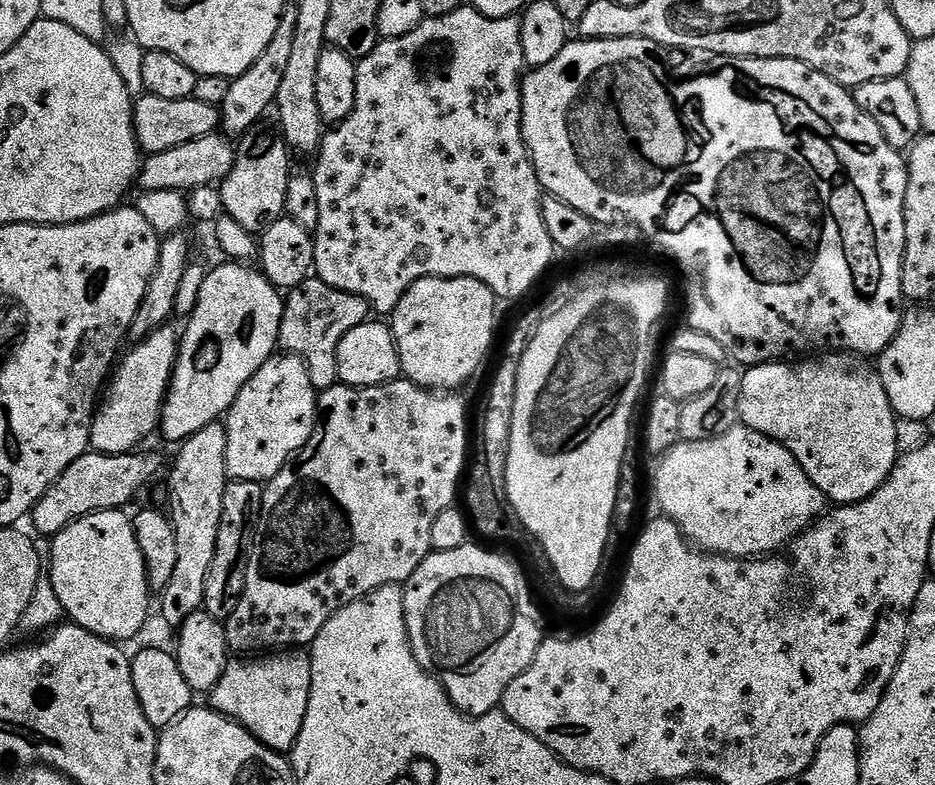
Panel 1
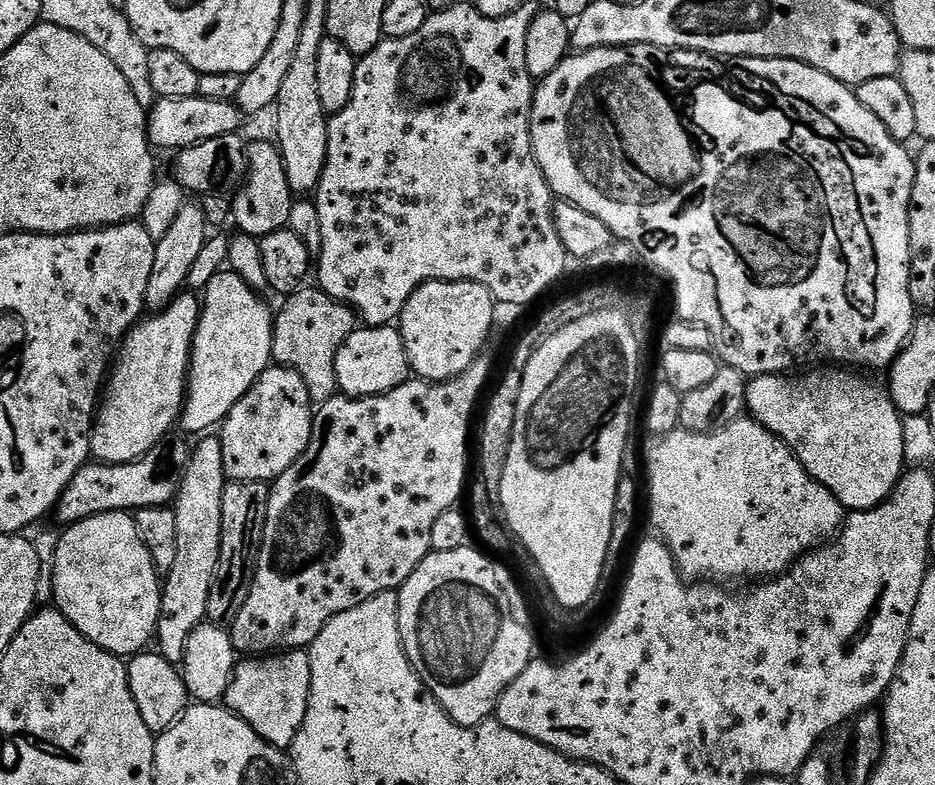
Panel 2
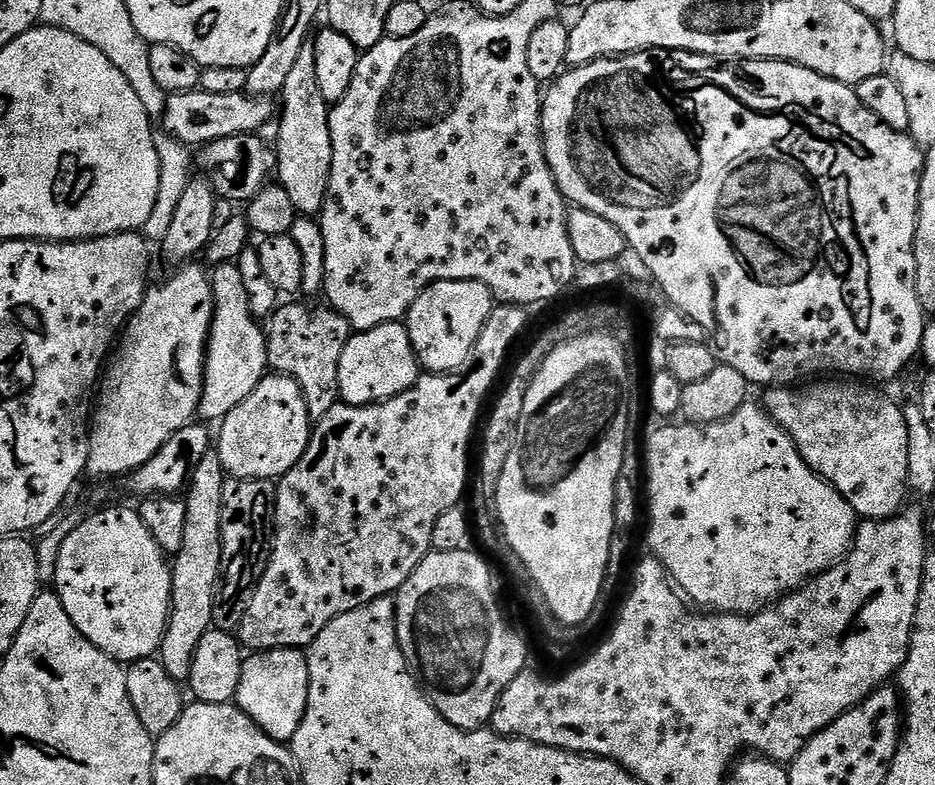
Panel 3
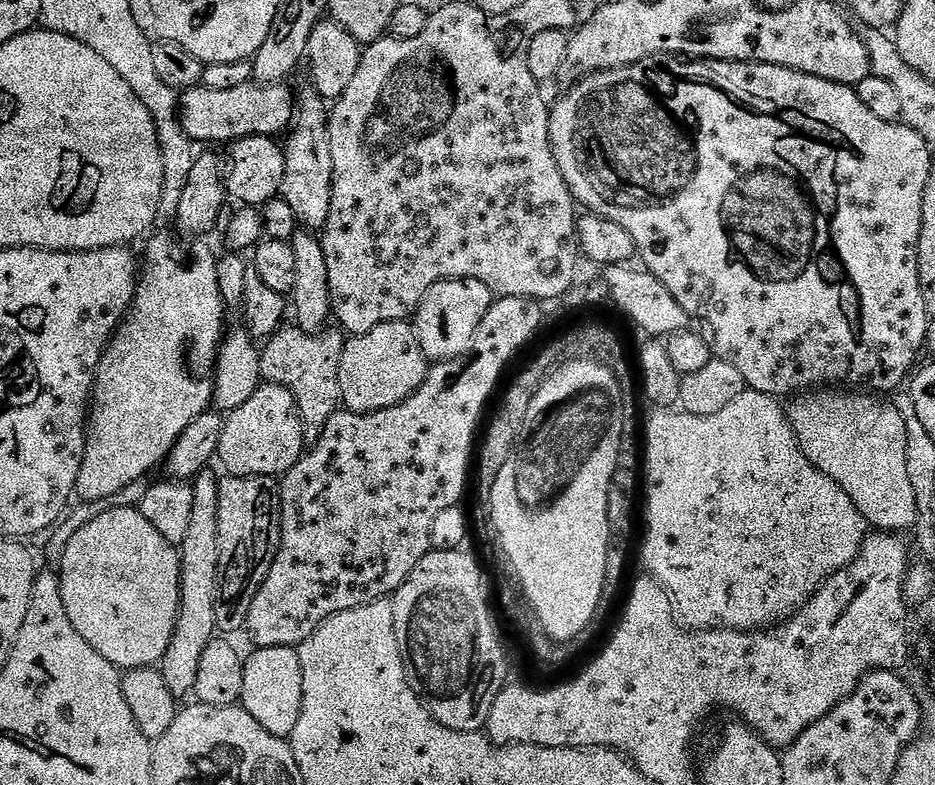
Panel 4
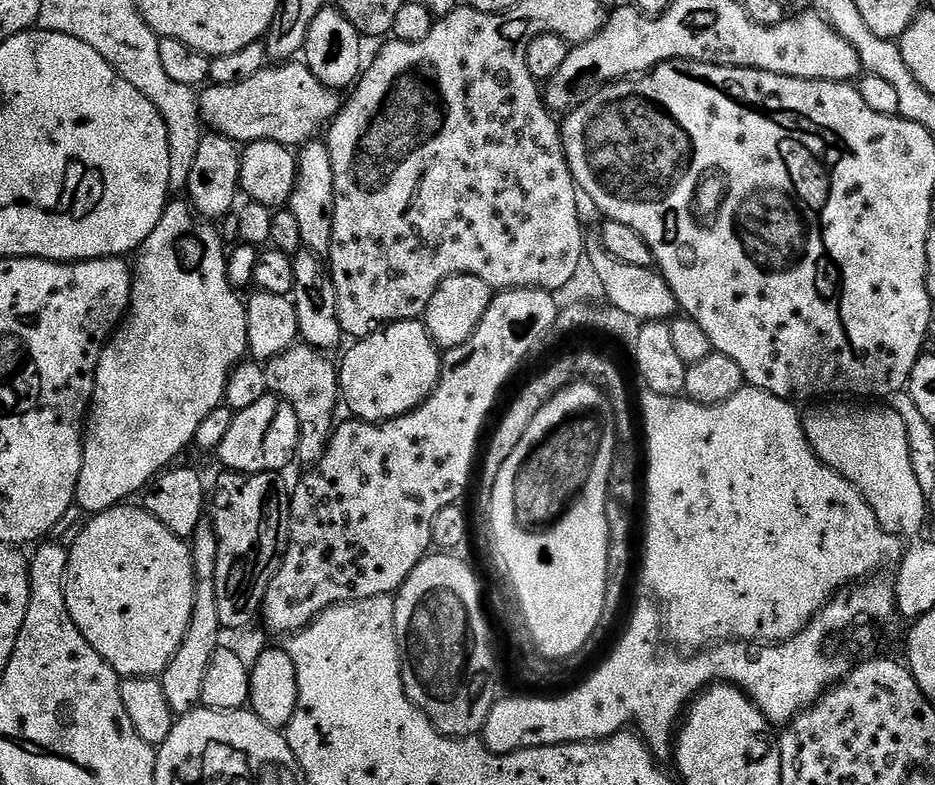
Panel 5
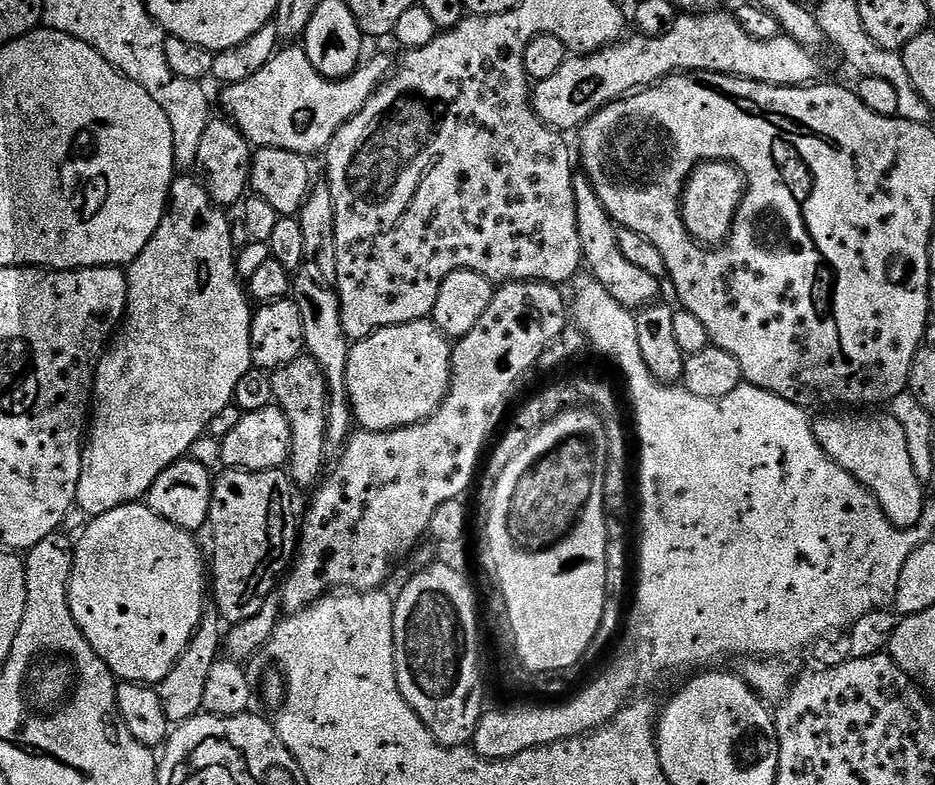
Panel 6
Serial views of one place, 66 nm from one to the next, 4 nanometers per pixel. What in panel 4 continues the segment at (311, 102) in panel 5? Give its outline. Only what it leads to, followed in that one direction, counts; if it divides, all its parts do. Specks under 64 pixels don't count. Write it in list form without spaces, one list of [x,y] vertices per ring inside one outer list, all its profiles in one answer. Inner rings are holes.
[[[253,82],[234,90],[210,90],[206,87],[187,88],[180,96],[182,130],[200,146],[216,146],[247,136],[279,137],[292,126],[294,92],[287,83],[261,84]]]

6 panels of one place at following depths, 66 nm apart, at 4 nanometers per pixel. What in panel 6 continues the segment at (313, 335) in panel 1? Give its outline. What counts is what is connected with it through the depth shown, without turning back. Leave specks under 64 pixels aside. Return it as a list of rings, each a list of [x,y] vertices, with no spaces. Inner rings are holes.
[[[307,354],[286,366],[275,369],[271,373],[271,377],[273,401],[286,414],[292,431],[292,445],[286,465],[290,479],[297,489],[315,489],[325,475],[324,463],[329,459],[326,454],[328,383],[318,362],[314,362]]]

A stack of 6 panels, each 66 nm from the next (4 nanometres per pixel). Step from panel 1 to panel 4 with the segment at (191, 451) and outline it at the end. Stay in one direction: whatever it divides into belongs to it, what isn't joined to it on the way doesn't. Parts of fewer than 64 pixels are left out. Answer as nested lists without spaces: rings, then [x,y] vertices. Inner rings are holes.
[[[205,470],[196,477],[192,484],[194,490],[194,511],[190,517],[190,527],[186,534],[186,542],[178,545],[180,554],[180,613],[174,628],[174,638],[170,638],[170,646],[159,662],[162,678],[166,678],[166,686],[170,694],[177,698],[191,697],[196,691],[198,682],[198,665],[202,662],[202,654],[212,640],[217,639],[216,627],[216,595],[218,594],[218,566],[220,565],[220,539],[218,538],[218,490],[220,480],[211,476],[211,471]]]

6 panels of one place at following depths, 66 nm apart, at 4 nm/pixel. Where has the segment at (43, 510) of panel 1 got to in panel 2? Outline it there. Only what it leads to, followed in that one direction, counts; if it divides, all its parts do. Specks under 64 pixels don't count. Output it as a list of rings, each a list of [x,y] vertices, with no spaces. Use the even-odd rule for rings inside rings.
[[[183,435],[175,436],[161,440],[149,452],[142,454],[142,458],[129,464],[99,462],[83,464],[55,504],[54,516],[61,520],[61,525],[67,526],[107,512],[132,514],[137,508],[146,506],[162,508],[171,505],[176,499],[176,492],[186,474],[186,466],[190,466],[194,447],[191,439]]]

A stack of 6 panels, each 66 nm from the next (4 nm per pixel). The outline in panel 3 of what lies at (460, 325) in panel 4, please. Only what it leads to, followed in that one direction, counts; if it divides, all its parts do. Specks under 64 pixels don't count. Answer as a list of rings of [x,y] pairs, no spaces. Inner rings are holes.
[[[436,280],[410,306],[406,327],[414,354],[425,373],[453,372],[474,350],[494,307],[494,297],[482,282]]]

